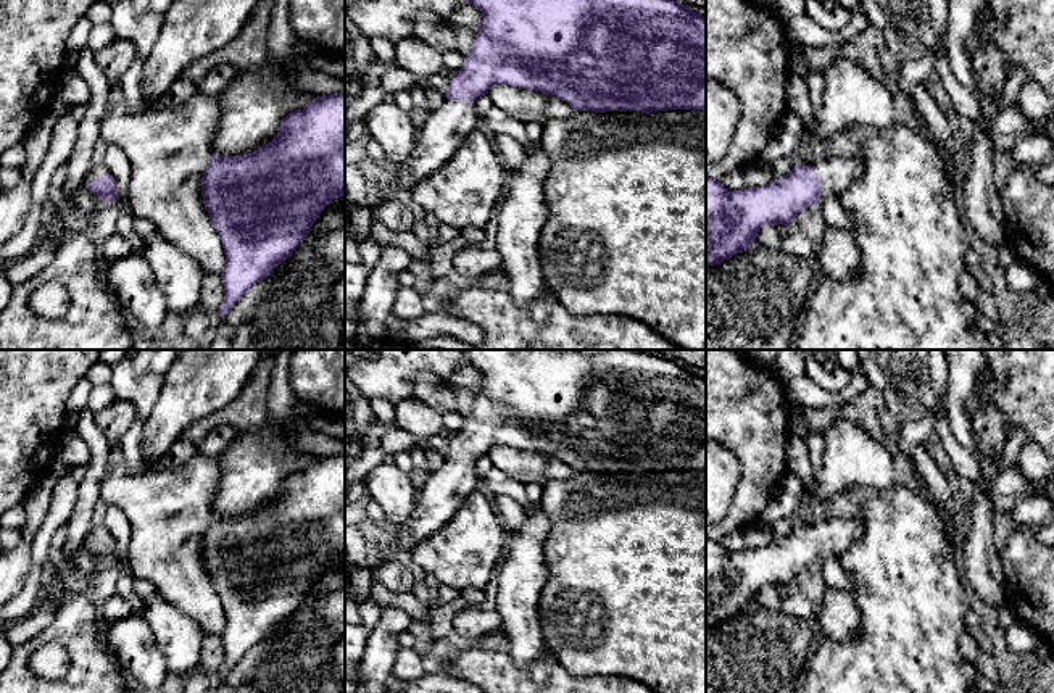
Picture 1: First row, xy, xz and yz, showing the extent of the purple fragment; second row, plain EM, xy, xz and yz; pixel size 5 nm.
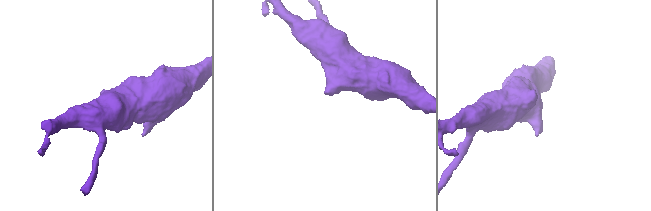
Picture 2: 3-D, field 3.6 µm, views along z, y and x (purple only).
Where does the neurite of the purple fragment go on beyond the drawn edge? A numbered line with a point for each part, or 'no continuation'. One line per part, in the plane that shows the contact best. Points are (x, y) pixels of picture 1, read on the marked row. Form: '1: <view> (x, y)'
1: xz (444, 131)

